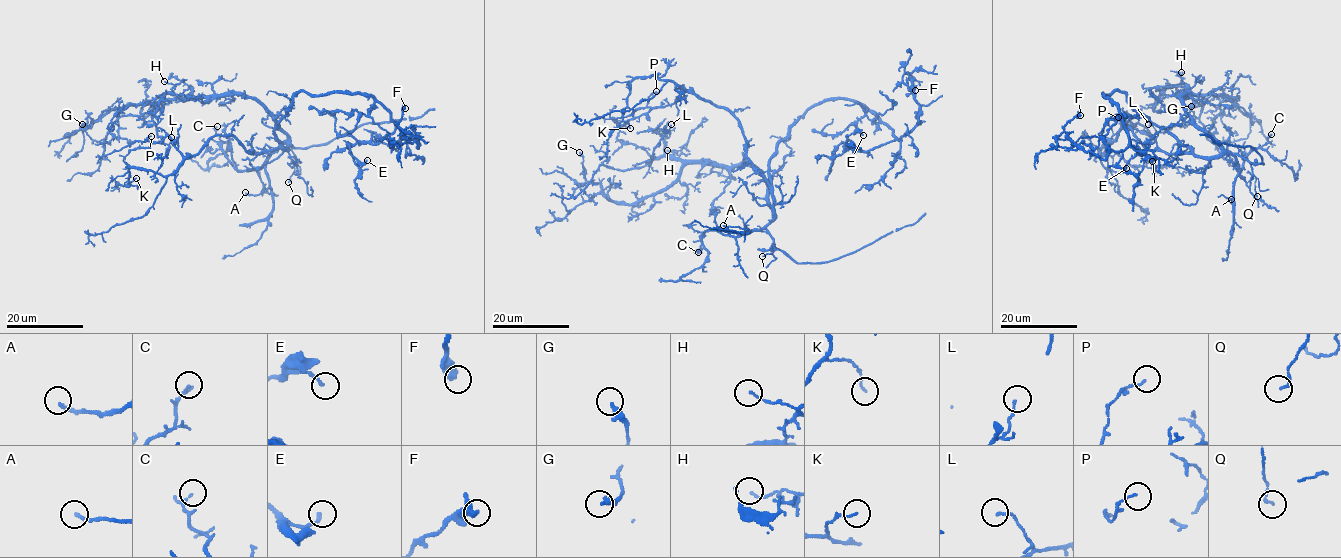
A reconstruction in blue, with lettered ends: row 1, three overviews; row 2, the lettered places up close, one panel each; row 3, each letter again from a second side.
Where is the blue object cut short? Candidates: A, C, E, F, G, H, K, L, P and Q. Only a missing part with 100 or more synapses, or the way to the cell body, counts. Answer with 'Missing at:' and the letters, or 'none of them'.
Missing at: none of them

